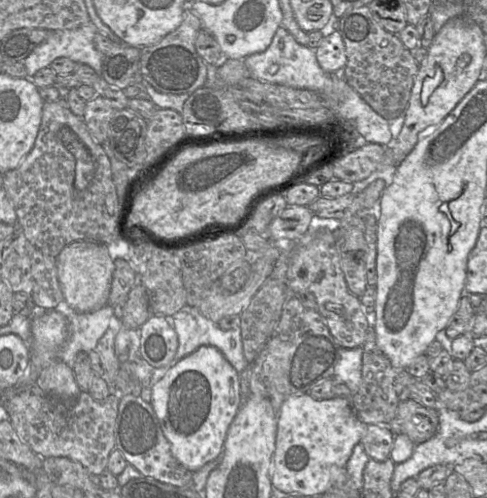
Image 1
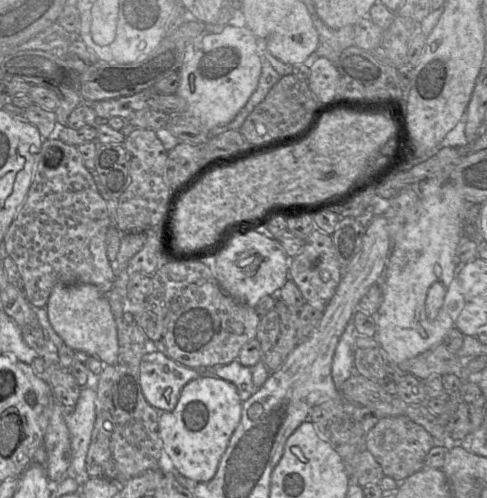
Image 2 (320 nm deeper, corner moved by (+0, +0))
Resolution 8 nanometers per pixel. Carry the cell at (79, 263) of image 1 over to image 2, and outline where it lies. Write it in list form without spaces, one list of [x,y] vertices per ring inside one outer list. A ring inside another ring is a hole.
[[[57,284],[46,305],[49,321],[65,344],[74,351],[97,357],[104,365],[119,362],[117,327],[107,294],[92,284]]]

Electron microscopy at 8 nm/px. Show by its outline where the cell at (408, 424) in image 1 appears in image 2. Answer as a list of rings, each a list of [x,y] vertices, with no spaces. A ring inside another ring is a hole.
[[[405,415],[384,416],[366,435],[366,446],[381,465],[385,476],[403,482],[424,467],[425,458],[434,447],[434,438],[425,428]]]

